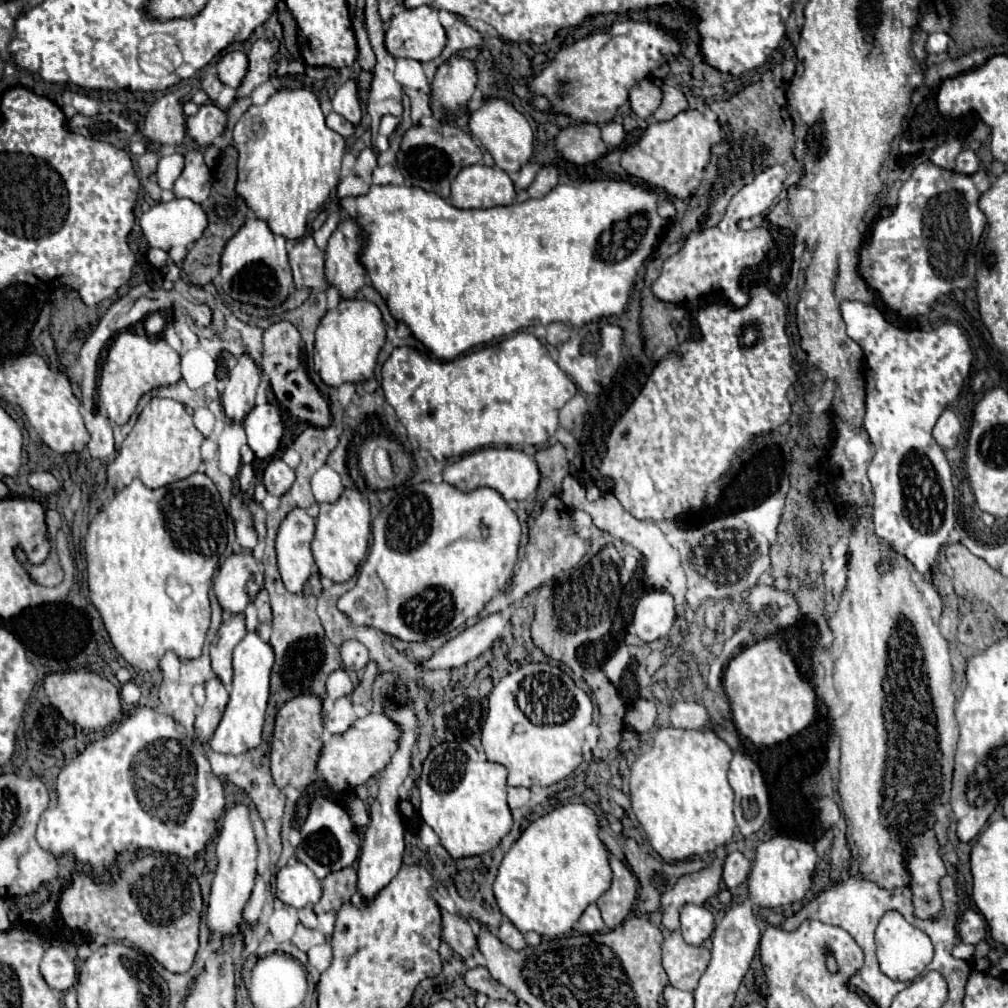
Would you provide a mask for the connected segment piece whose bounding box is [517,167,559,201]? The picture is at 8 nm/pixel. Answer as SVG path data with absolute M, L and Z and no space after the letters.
M543 167L529 189L525 189L525 191L519 189L517 201L525 201L525 199L533 199L533 197L543 197L543 193L549 193L557 185L557 177L559 177L557 169Z

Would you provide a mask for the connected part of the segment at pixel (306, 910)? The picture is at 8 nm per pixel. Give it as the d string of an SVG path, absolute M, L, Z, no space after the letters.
M307 905L307 907L303 907L303 909L299 911L299 921L301 921L305 927L309 927L309 929L315 929L315 927L317 927L317 917L315 917L311 905Z

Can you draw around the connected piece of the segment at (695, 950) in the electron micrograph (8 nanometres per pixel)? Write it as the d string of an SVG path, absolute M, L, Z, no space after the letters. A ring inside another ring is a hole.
M679 931L669 933L663 943L663 967L669 975L669 983L677 989L693 991L707 969L709 959L711 951L707 947L693 947L685 943Z

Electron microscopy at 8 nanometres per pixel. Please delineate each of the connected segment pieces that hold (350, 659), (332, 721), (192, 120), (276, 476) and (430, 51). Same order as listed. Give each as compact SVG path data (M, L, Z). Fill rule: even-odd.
M349 639L345 641L341 647L341 659L347 671L359 671L369 663L369 651L363 643L359 643L357 639Z
M339 697L333 705L333 709L327 713L325 717L325 729L329 733L345 733L353 721L355 721L355 713L353 713L353 705L349 697Z
M213 103L201 105L199 113L185 119L187 133L199 145L211 145L217 135L221 135L227 127L227 113Z
M273 459L267 465L263 483L265 483L265 489L269 495L281 497L285 491L289 491L293 481L295 481L295 471L291 467L287 467L281 459Z
M417 7L417 9L401 11L399 15L395 15L391 19L391 25L385 33L385 47L391 55L415 59L421 63L433 61L435 57L439 57L439 53L445 49L445 45L447 45L447 35L445 35L443 25L439 23L437 9L433 9L433 7Z

